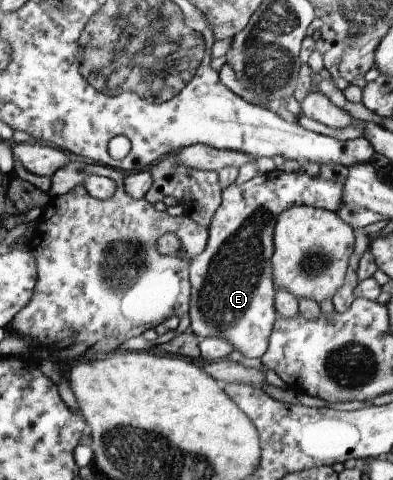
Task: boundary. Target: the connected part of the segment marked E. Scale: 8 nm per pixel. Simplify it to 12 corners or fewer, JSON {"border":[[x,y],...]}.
{"border":[[273,171],[231,186],[190,258],[190,326],[263,358],[278,215],[336,213],[343,184]]}

